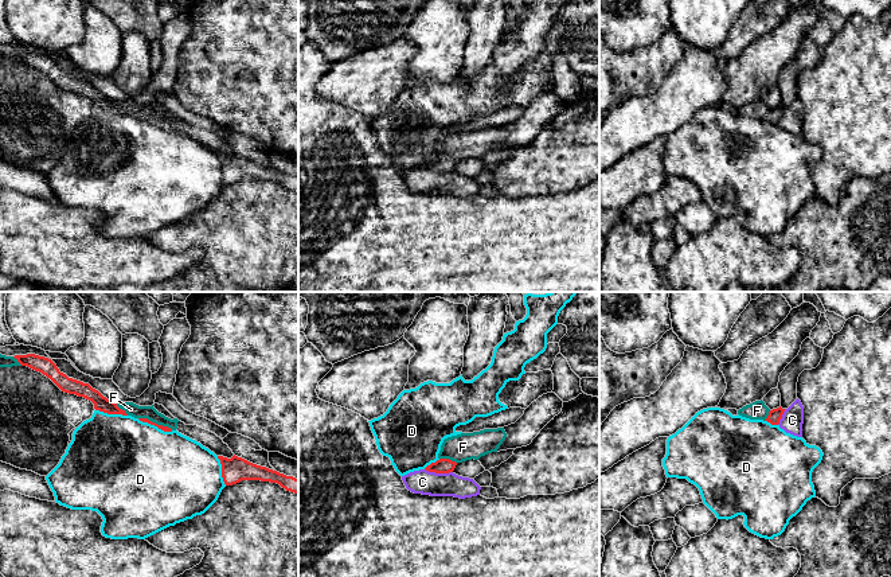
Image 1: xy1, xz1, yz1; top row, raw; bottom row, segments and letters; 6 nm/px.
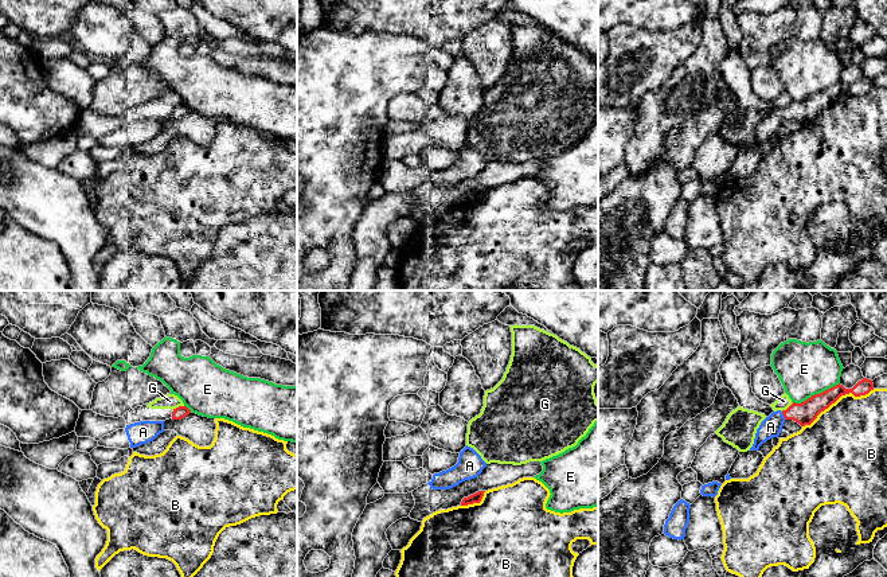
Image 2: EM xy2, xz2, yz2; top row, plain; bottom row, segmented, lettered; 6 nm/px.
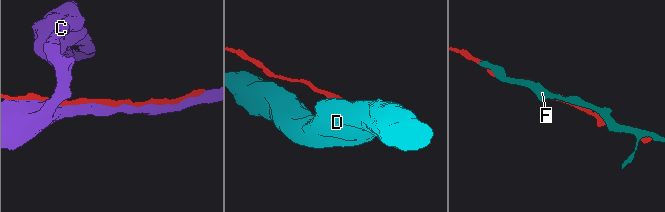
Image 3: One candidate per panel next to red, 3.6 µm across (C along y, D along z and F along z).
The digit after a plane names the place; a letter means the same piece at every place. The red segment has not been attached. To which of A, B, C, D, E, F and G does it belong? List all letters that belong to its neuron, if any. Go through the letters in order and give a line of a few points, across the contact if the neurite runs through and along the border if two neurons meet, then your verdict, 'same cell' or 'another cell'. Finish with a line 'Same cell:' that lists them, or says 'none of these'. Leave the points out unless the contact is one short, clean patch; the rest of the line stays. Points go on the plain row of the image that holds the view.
A: line yz2 (804, 112), (784, 114), (770, 125); same cell
B: another cell
C: another cell
D: another cell
E: another cell
F: another cell
G: line yz2 (793, 101), (781, 109); another cell
Same cell: A

